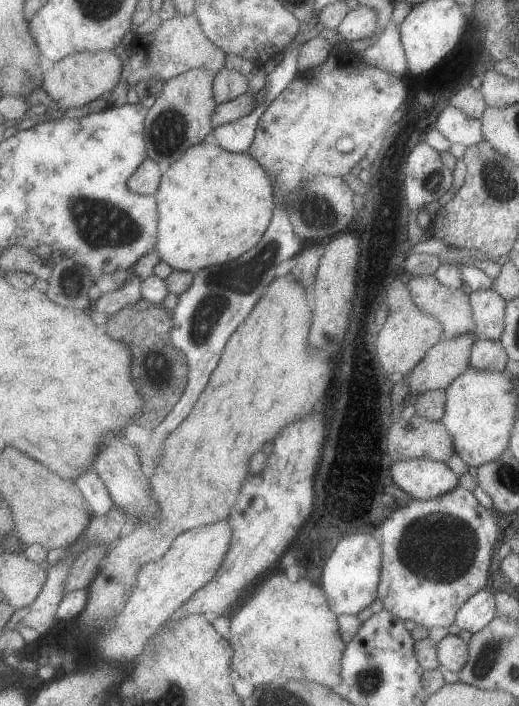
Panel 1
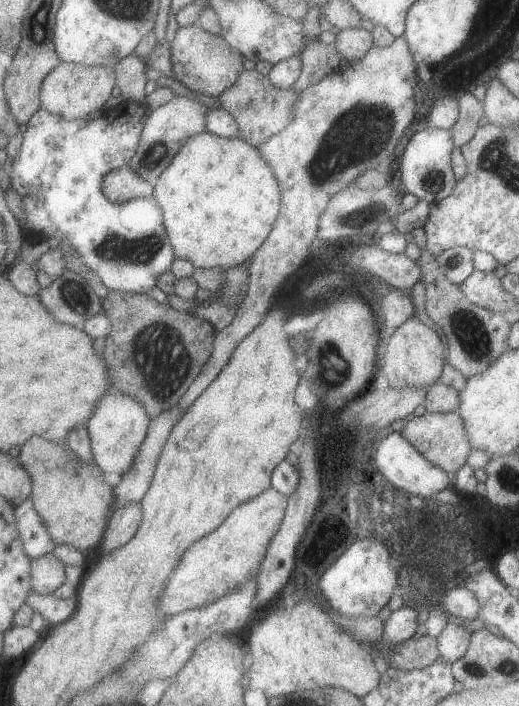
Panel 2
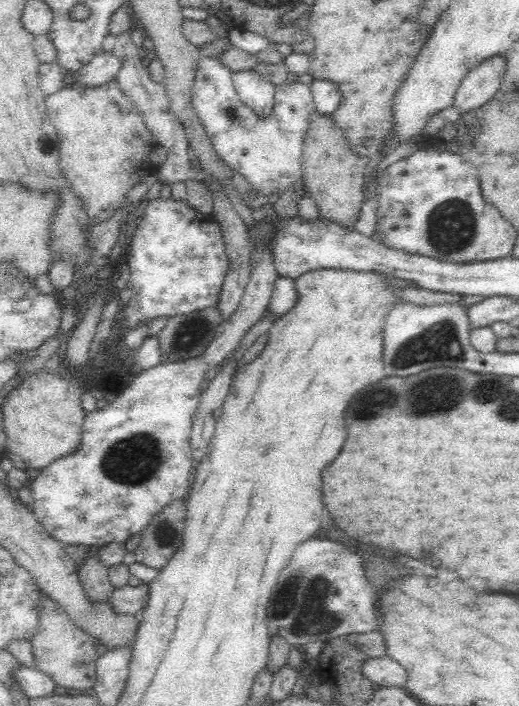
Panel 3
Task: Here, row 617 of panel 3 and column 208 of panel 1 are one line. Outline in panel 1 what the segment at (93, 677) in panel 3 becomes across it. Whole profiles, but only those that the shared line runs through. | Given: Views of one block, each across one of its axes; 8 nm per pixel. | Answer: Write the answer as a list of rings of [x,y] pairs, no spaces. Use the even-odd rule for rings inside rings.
[[[178,12],[175,18],[164,20],[155,32],[134,37],[129,48],[132,54],[124,65],[122,78],[128,86],[135,87],[149,78],[166,83],[180,74],[201,68],[213,70],[215,74],[225,70],[227,53],[209,40],[196,14],[189,16]]]

